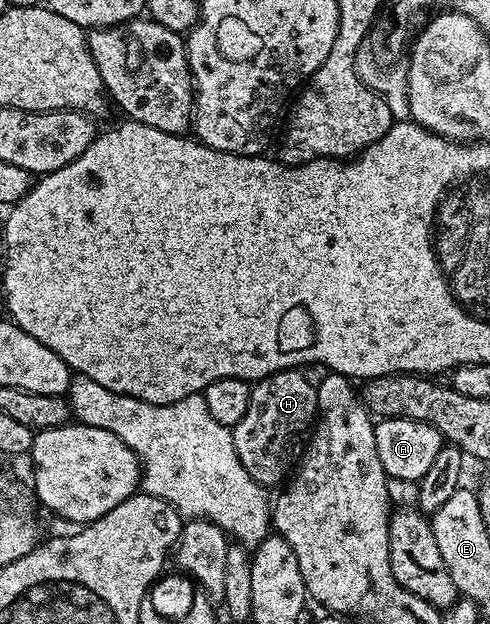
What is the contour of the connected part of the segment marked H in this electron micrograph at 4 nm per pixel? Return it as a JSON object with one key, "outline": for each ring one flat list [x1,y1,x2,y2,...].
{"outline":[[297,368,280,370,252,383,247,413,231,428,239,464,251,472,260,486,273,488,276,482,284,483,290,477,318,417,317,387,301,374,304,373]]}

